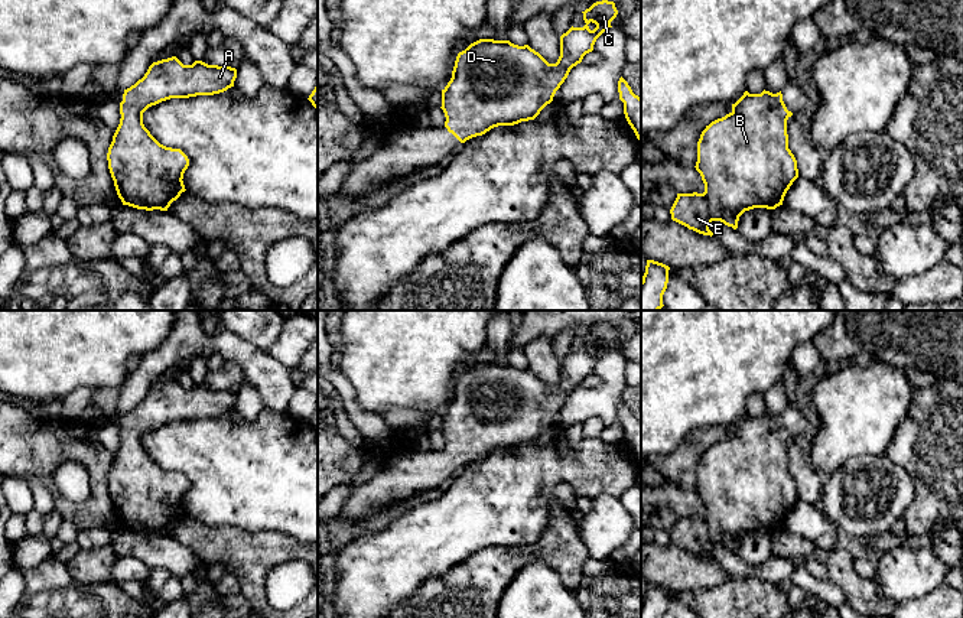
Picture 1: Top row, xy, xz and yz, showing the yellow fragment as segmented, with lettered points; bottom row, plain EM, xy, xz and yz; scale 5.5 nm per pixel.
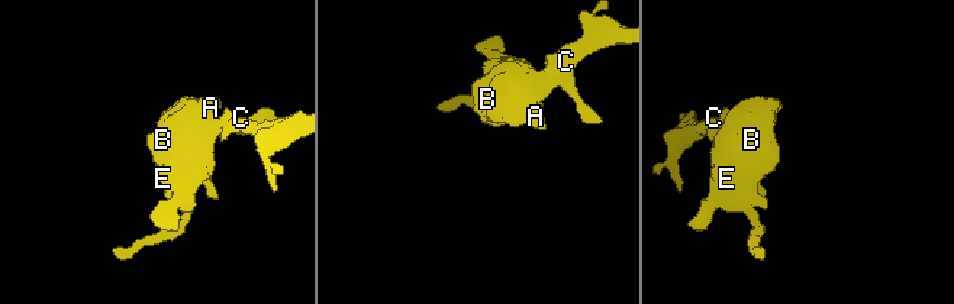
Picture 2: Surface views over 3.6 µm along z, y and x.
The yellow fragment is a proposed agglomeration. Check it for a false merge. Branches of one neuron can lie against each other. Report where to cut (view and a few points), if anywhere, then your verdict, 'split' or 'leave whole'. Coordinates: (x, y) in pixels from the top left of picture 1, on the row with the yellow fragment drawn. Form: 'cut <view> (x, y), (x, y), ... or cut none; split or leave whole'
cut none; leave whole

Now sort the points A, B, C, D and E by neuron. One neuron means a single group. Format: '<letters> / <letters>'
A B C D E

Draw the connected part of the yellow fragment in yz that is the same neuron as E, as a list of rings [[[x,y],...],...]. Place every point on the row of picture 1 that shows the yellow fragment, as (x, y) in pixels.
[[[781,91],[772,94],[749,94],[732,104],[732,111],[712,121],[697,142],[696,170],[705,183],[703,193],[677,193],[670,209],[671,219],[703,235],[715,235],[709,230],[712,221],[720,221],[733,230],[739,217],[754,208],[775,209],[798,178],[797,160],[788,149],[787,110]]]

